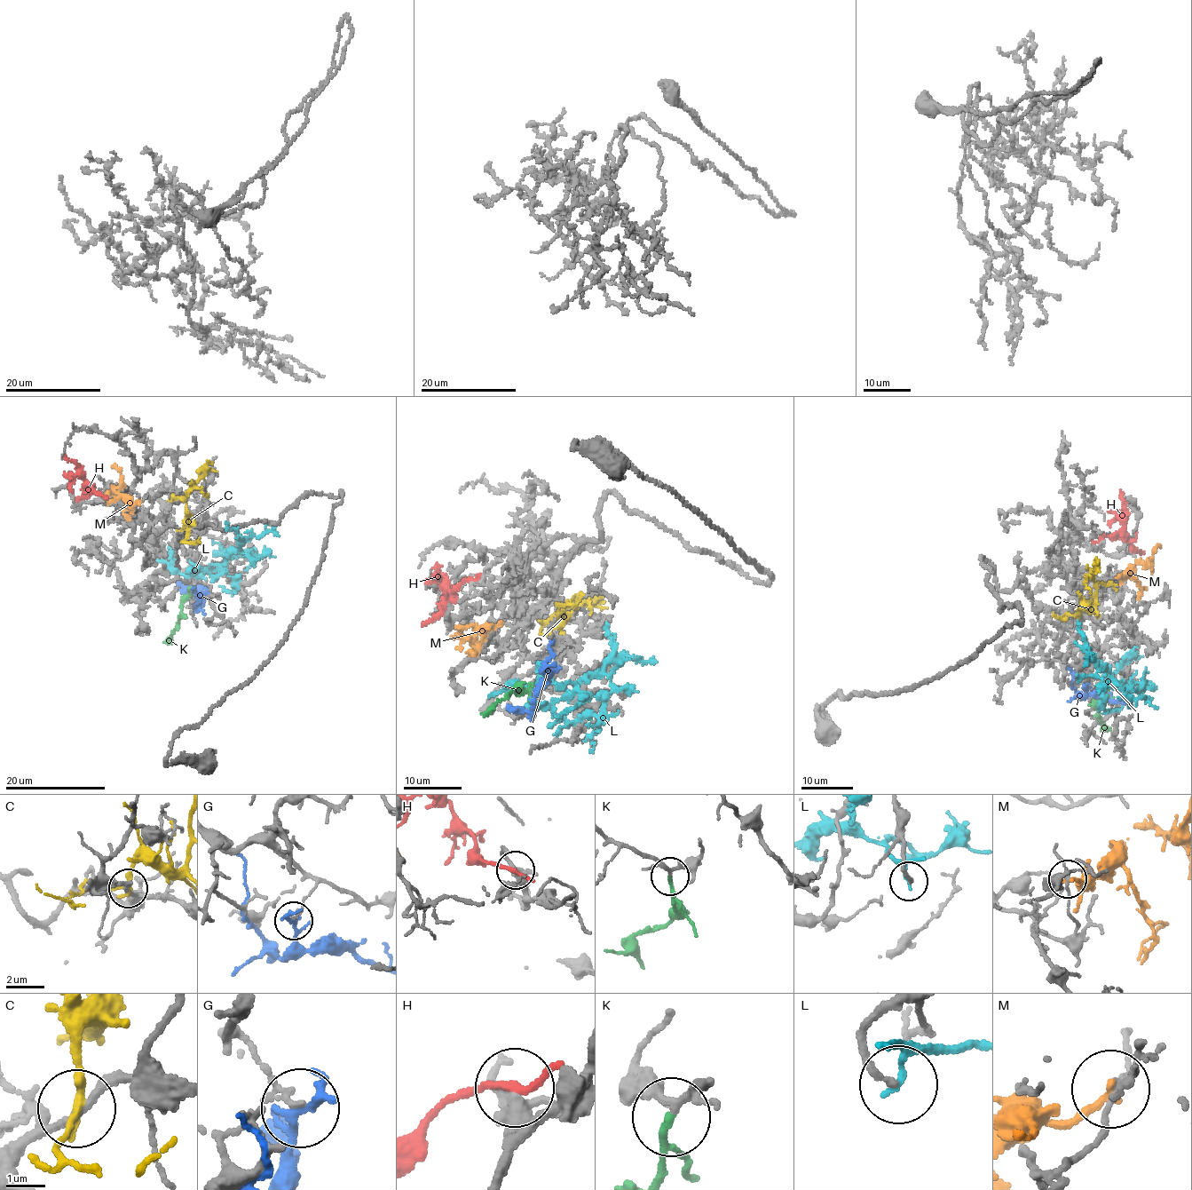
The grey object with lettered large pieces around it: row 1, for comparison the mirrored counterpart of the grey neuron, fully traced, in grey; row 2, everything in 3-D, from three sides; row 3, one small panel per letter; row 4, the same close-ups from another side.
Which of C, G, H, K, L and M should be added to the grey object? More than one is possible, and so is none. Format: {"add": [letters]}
{"add": ["K"]}

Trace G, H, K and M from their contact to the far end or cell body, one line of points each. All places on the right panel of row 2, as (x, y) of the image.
G: (1085, 686), (1085, 693), (1117, 701), (1123, 699), (1130, 685)
H: (1100, 540), (1119, 533), (1129, 537), (1131, 547), (1143, 553)
K: (1105, 684), (1105, 696), (1096, 701), (1096, 706), (1100, 722), (1109, 729)
M: (1118, 576), (1124, 577), (1131, 566), (1137, 562), (1150, 561), (1152, 552), (1157, 546), (1161, 547)

